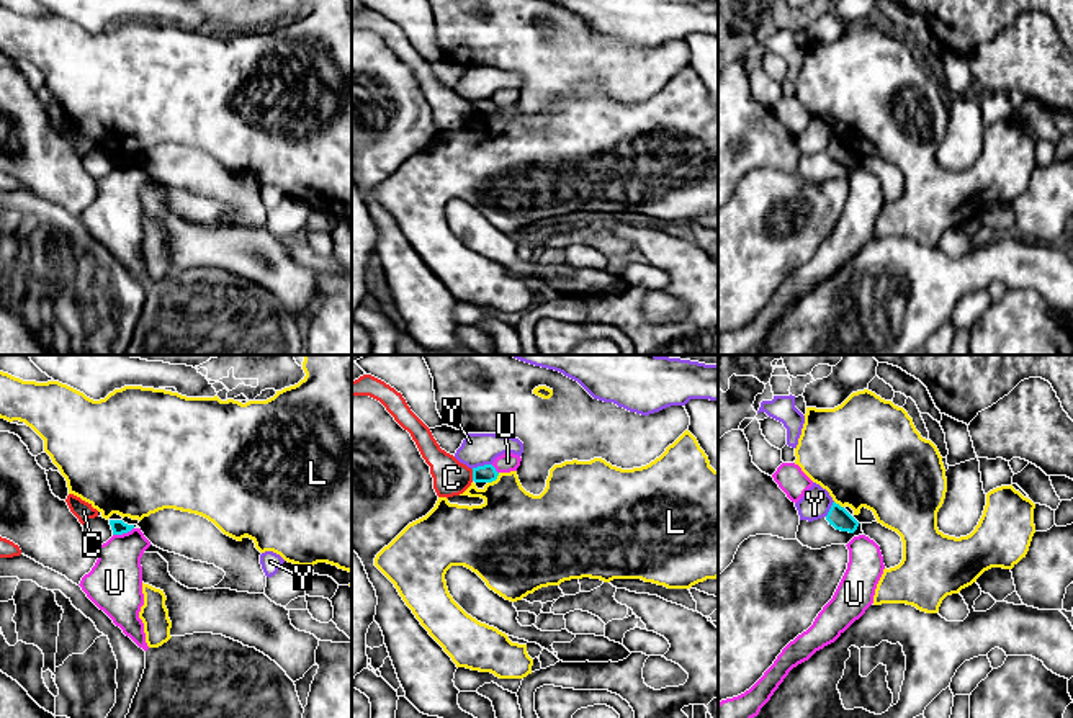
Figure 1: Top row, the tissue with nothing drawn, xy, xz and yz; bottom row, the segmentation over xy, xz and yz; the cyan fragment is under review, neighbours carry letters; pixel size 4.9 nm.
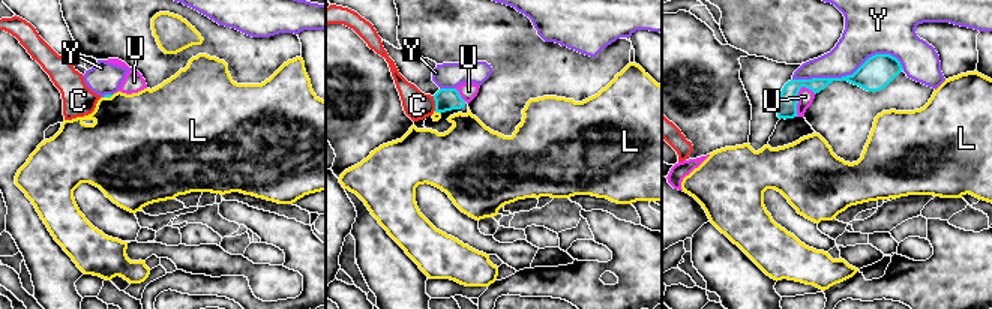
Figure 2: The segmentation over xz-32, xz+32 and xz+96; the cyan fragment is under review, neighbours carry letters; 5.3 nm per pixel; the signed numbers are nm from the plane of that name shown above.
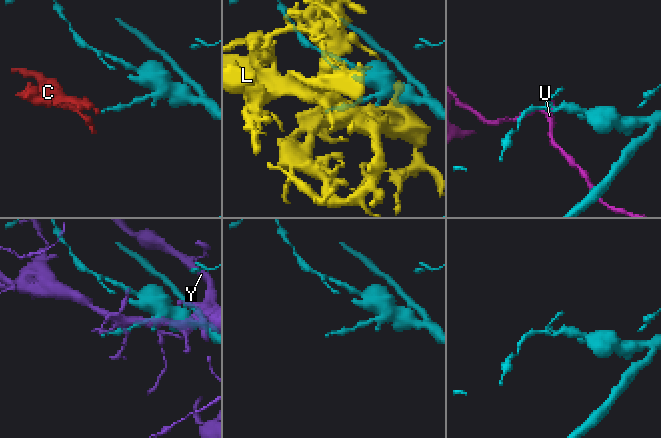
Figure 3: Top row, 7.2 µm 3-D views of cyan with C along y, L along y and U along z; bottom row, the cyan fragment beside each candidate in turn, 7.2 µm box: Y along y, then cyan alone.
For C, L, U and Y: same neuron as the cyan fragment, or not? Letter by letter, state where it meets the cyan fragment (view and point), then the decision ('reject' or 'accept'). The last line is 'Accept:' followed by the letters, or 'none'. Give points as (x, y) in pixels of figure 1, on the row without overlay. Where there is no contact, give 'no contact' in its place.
C: contact xz (473, 108); reject
L: contact xz (494, 113); reject
U: contact xy (123, 166); reject
Y: contact xz (481, 100); reject
Accept: none

